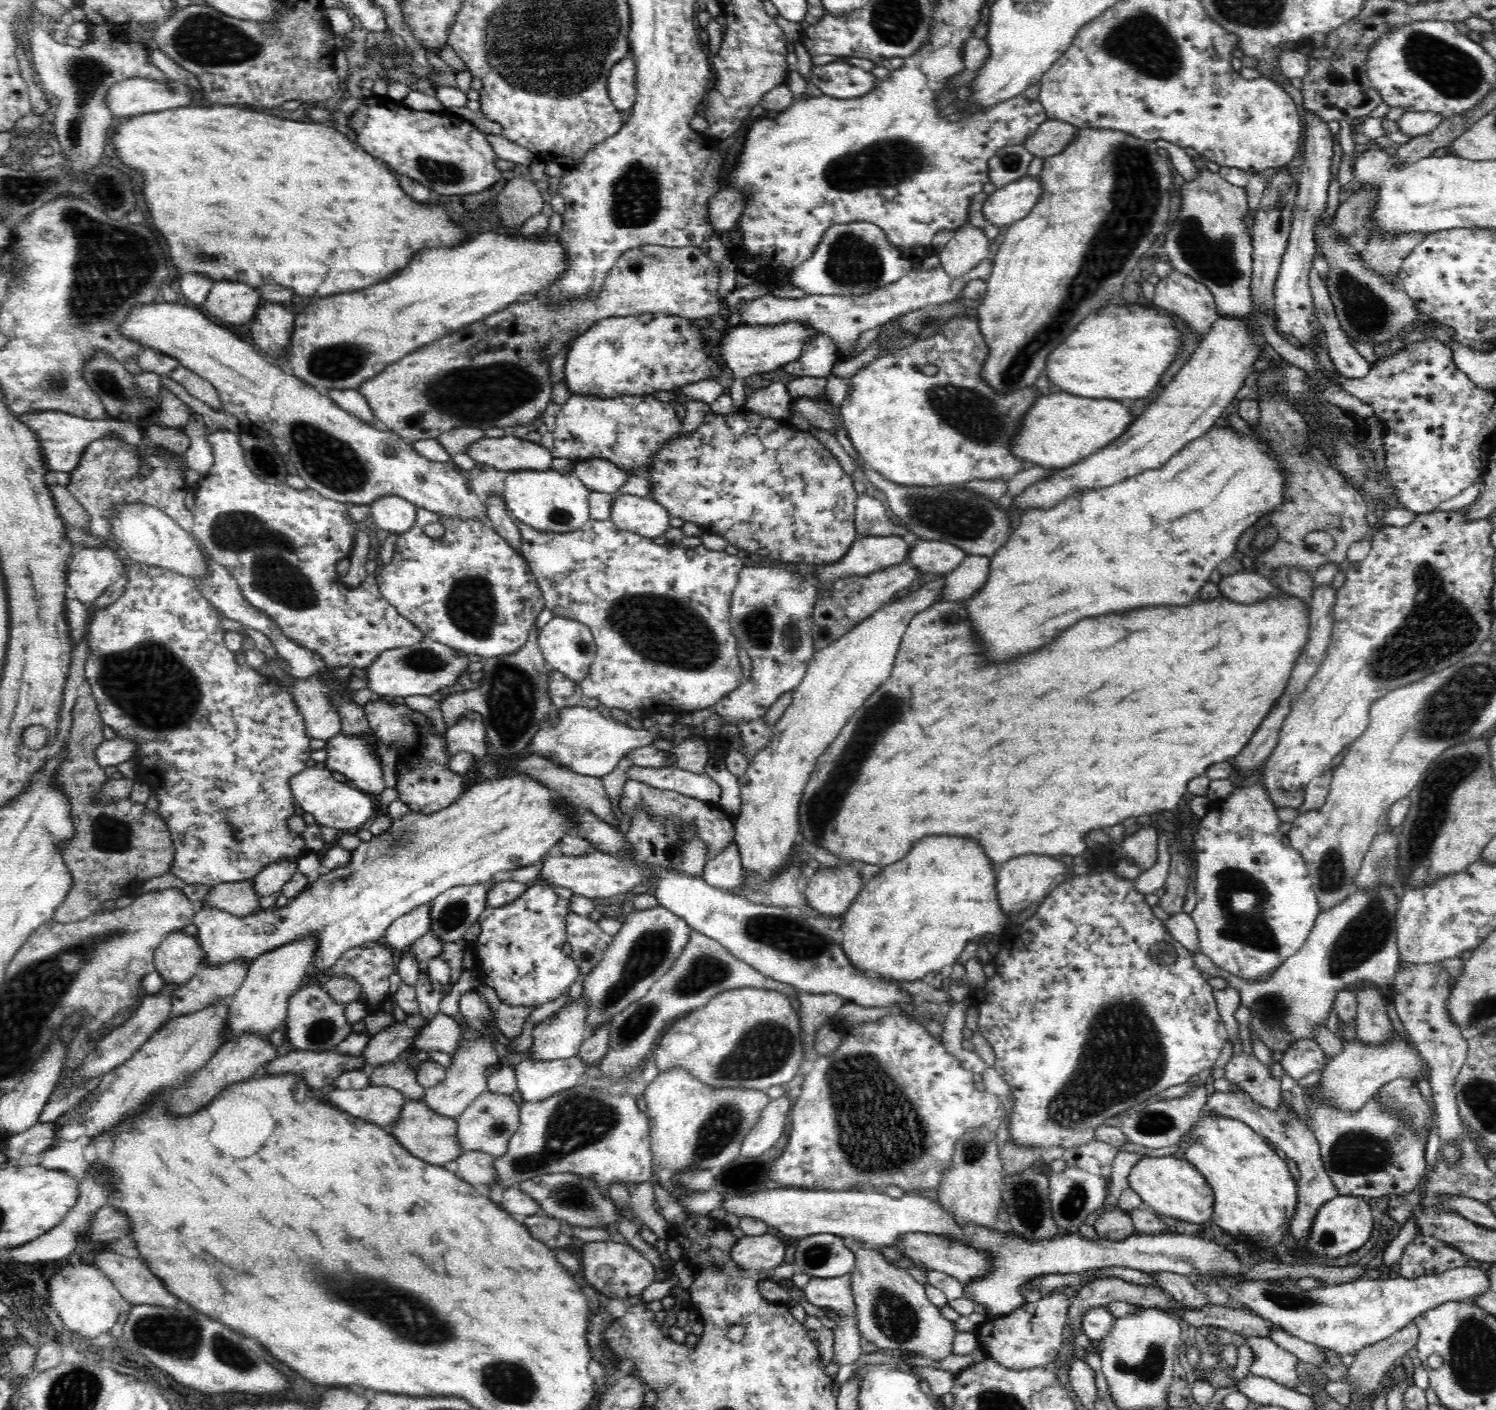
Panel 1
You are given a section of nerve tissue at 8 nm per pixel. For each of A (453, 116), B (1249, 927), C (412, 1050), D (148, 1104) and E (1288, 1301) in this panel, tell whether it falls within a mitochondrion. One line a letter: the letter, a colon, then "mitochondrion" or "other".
A: other
B: mitochondrion
C: other
D: other
E: mitochondrion

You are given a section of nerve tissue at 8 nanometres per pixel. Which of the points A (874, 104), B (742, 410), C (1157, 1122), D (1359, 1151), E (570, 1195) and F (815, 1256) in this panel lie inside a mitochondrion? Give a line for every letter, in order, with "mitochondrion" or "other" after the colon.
A: other
B: other
C: mitochondrion
D: mitochondrion
E: mitochondrion
F: mitochondrion

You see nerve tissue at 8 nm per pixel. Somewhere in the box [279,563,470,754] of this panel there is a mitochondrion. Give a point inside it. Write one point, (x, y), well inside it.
(421, 660)

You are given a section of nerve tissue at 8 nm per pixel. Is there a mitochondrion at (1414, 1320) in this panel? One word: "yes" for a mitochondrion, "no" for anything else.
no

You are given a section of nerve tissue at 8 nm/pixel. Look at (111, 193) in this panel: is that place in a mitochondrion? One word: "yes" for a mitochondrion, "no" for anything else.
yes

